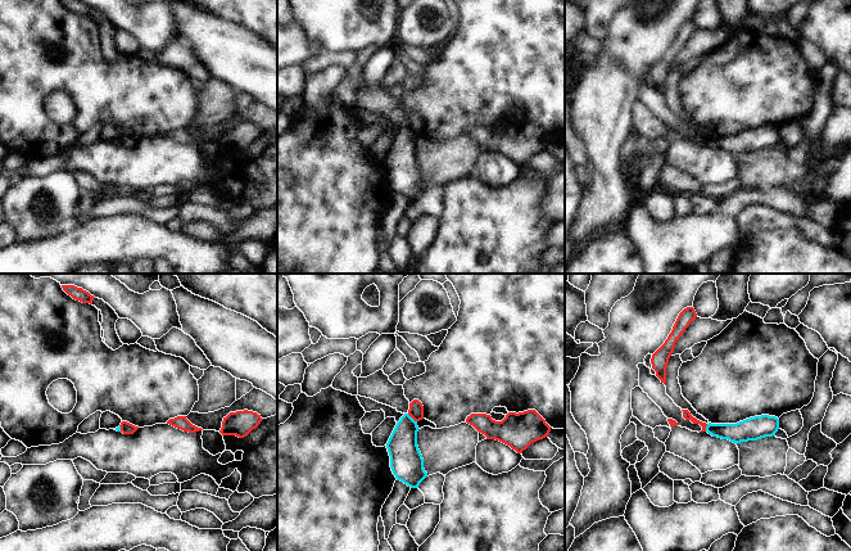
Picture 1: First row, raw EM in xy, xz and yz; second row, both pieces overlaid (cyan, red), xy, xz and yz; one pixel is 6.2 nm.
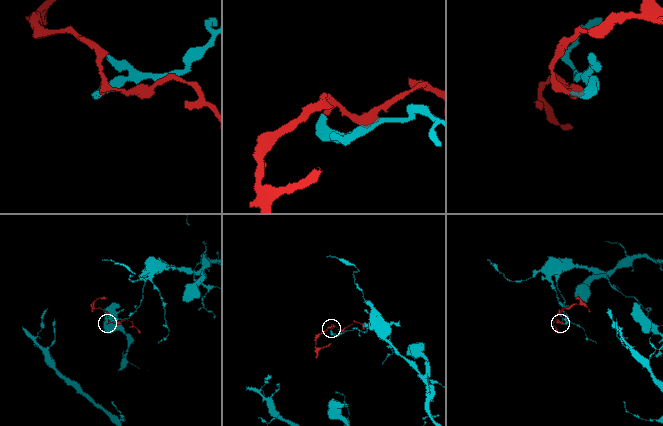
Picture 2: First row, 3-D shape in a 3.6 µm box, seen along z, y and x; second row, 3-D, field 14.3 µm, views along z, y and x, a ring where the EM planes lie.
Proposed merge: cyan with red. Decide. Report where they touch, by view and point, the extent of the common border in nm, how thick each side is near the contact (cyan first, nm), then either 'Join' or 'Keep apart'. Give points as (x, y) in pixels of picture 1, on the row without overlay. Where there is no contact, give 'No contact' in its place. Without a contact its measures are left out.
Touches cyan at xz (411, 130). Shared border 80 nm. Thickness 190 nm (cyan) against 100 nm. Keep apart.

